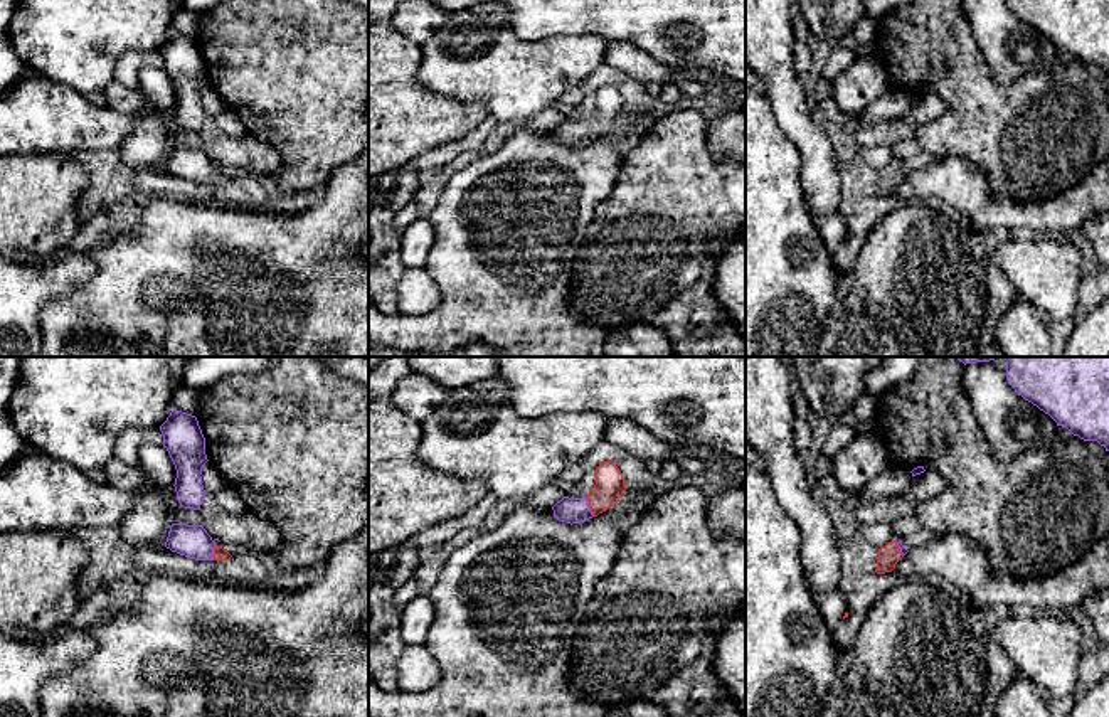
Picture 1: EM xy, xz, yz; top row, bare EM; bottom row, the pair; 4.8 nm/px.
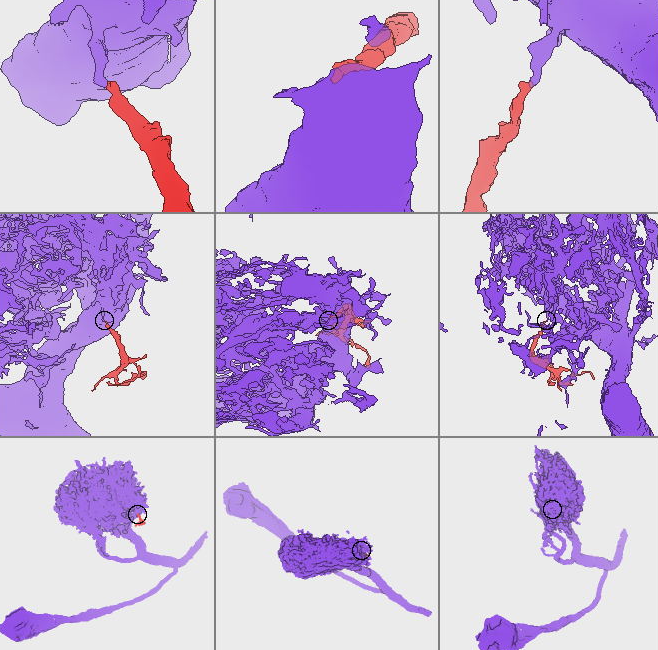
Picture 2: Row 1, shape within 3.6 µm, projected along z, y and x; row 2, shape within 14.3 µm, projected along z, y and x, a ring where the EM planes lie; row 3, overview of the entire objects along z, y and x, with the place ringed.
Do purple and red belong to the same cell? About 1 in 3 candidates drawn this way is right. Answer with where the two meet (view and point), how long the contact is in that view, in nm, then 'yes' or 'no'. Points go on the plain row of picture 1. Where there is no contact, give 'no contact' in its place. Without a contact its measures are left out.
meets purple in xz at (589, 130); contact 110 nm long; yes

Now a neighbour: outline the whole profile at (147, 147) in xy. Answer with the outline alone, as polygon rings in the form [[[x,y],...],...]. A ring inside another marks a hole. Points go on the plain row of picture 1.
[[[143,101],[135,113],[138,118],[133,123],[131,133],[125,136],[119,146],[121,162],[131,172],[165,168],[172,145],[158,109]]]

